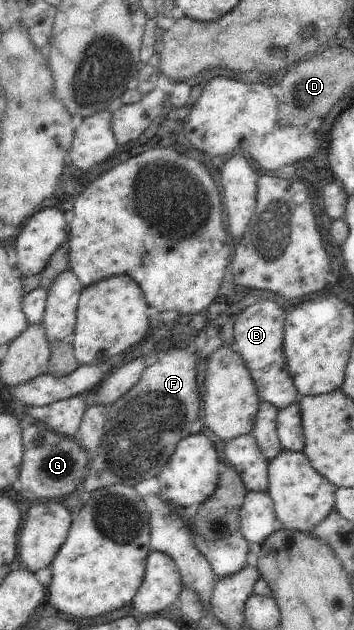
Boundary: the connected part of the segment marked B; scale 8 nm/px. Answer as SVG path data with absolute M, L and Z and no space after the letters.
M261 300L247 307L235 322L235 341L230 345L233 351L243 357L260 400L271 403L278 410L295 403L300 395L289 374L284 355L284 324L287 312L275 301Z

